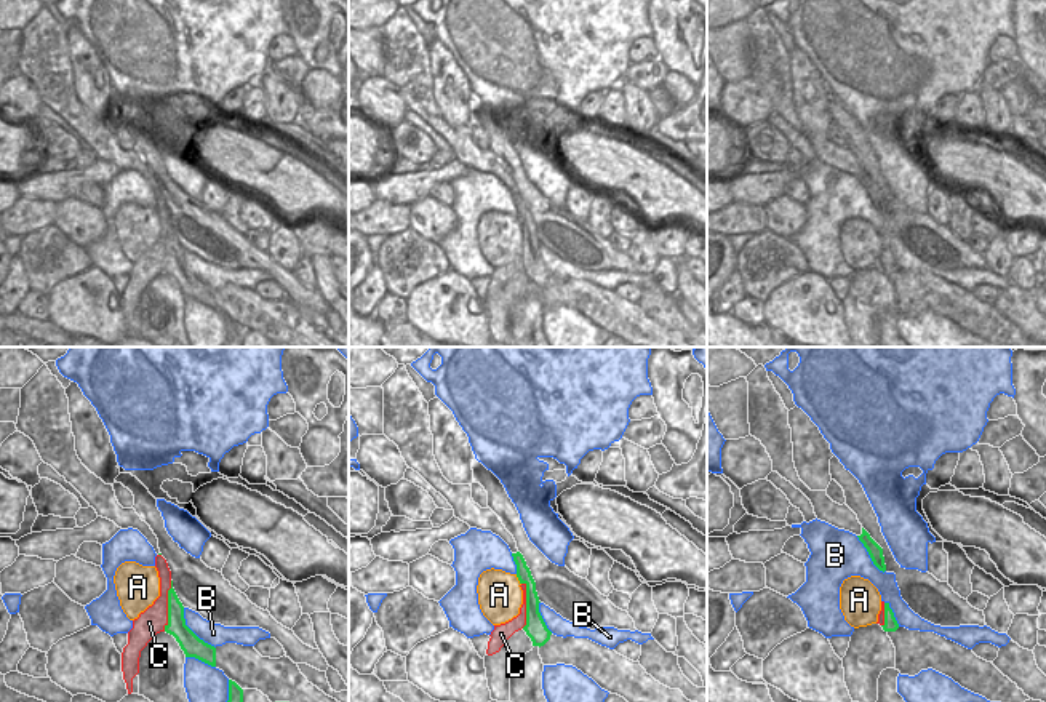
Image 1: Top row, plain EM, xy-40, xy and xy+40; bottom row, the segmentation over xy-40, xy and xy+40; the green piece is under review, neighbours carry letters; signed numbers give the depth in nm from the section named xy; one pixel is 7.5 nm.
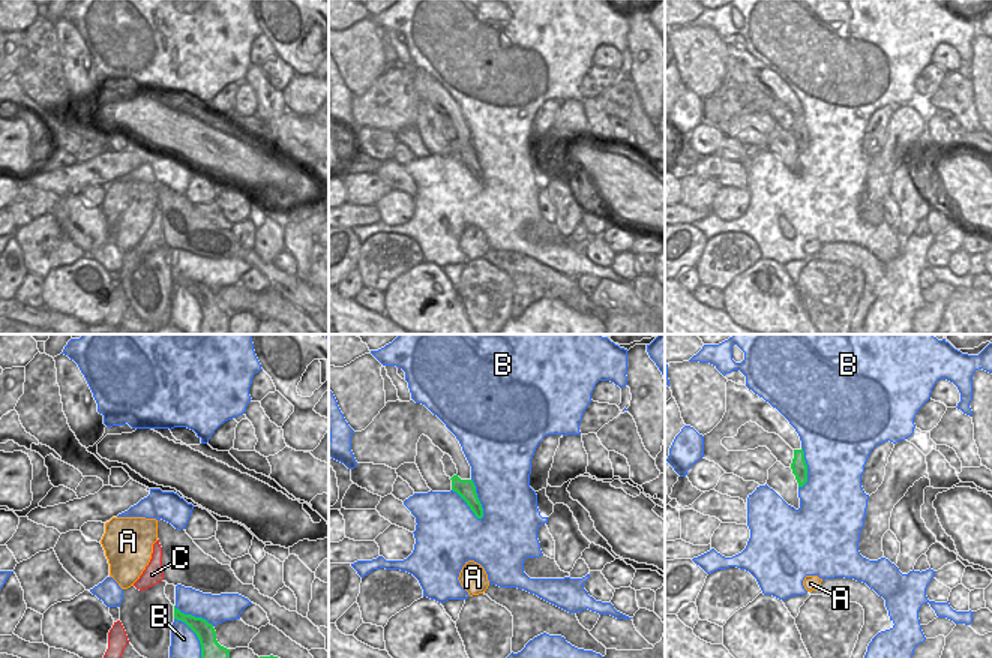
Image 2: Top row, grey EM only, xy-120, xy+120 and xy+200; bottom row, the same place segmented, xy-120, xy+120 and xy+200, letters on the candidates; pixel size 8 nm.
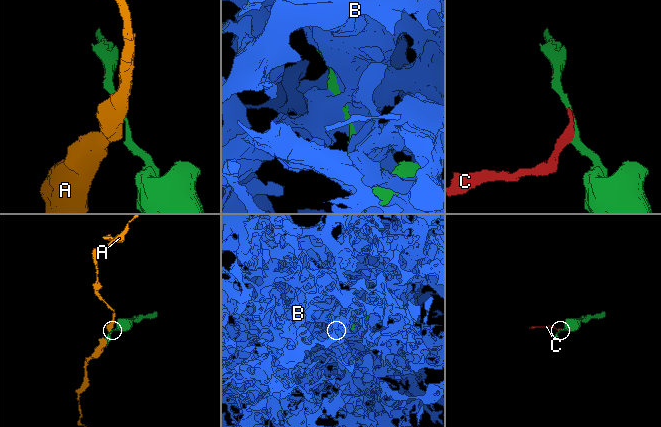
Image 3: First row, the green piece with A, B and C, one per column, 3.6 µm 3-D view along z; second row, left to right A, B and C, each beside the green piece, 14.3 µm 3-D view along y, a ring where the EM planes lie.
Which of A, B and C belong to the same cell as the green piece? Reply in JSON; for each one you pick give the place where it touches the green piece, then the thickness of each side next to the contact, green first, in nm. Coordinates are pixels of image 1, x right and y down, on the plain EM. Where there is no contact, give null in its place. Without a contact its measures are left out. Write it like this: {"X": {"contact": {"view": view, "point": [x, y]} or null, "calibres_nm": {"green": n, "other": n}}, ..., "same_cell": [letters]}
{"same_cell": []}

